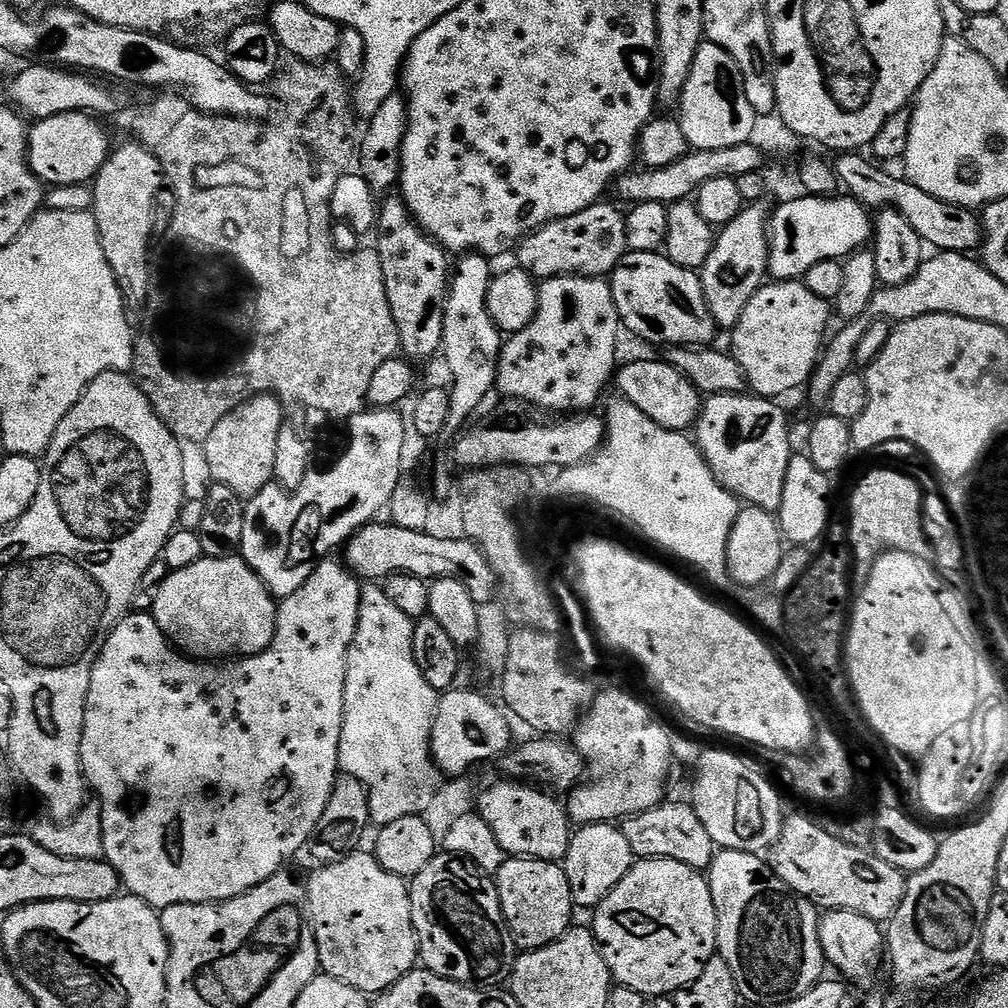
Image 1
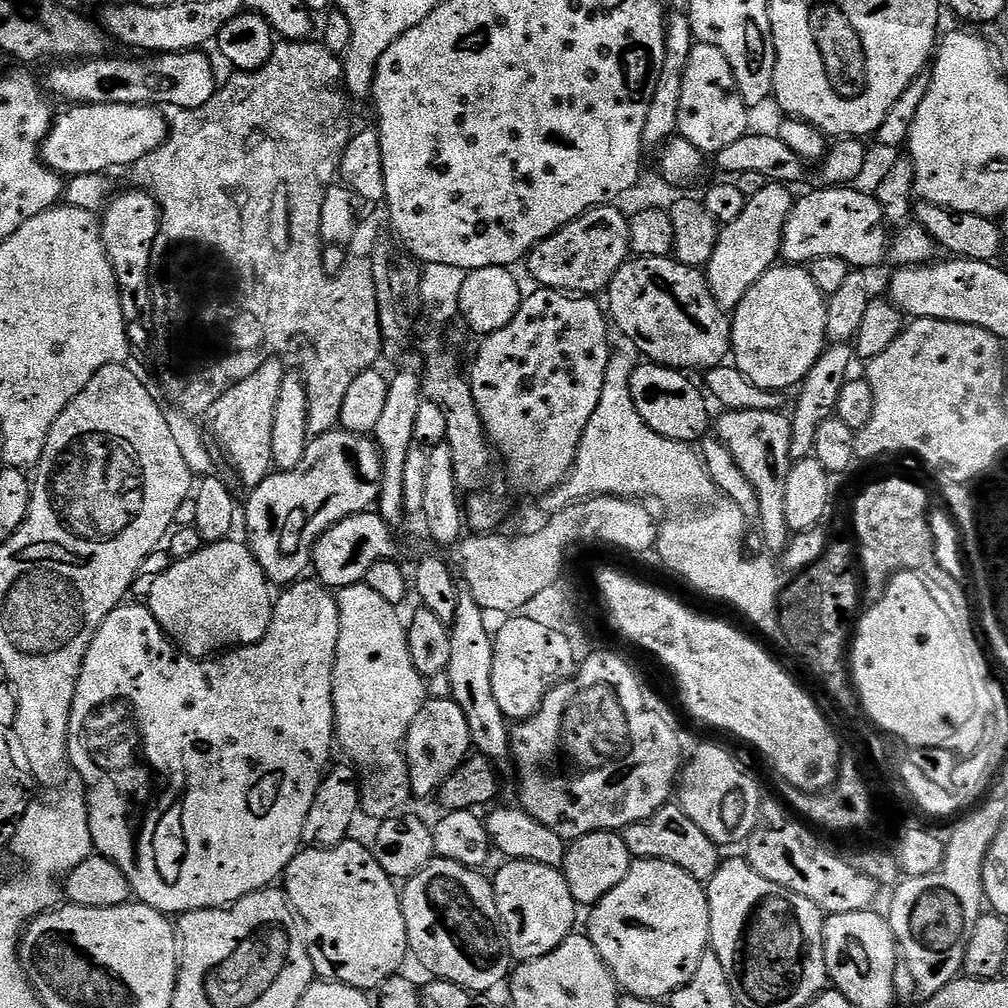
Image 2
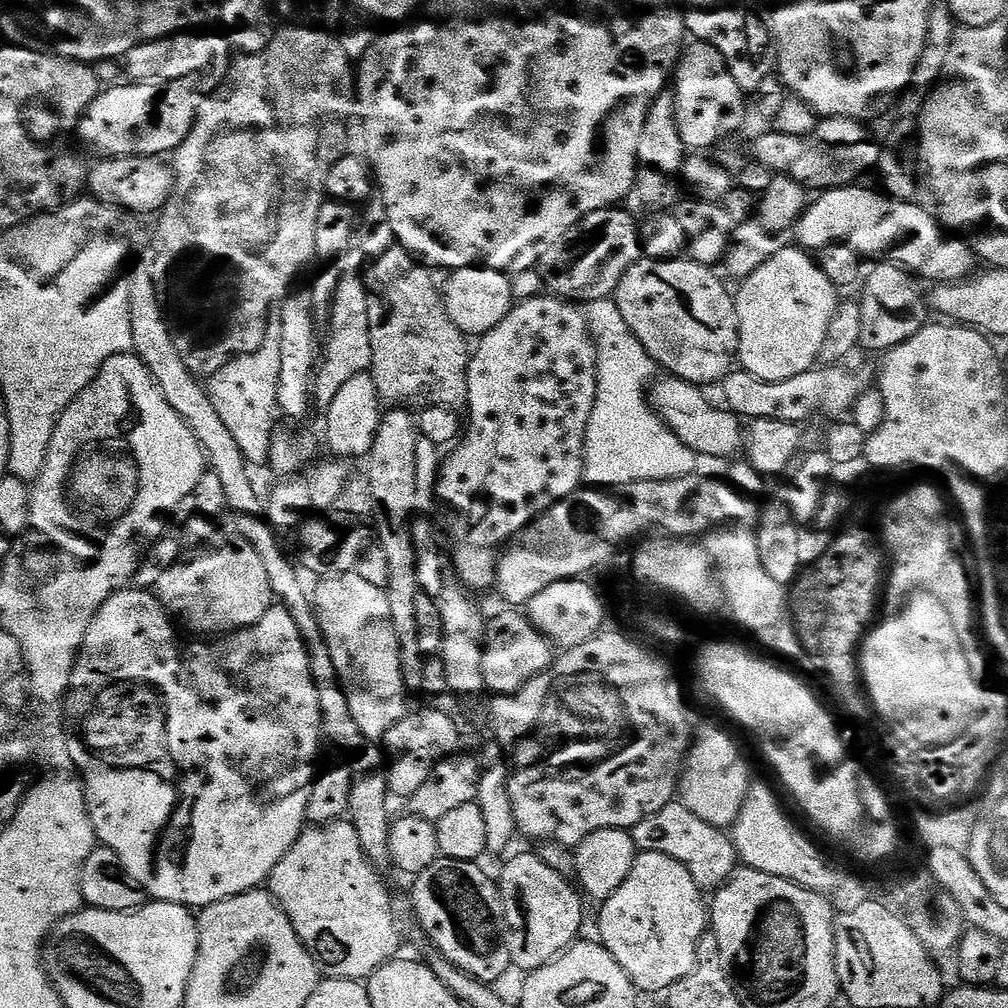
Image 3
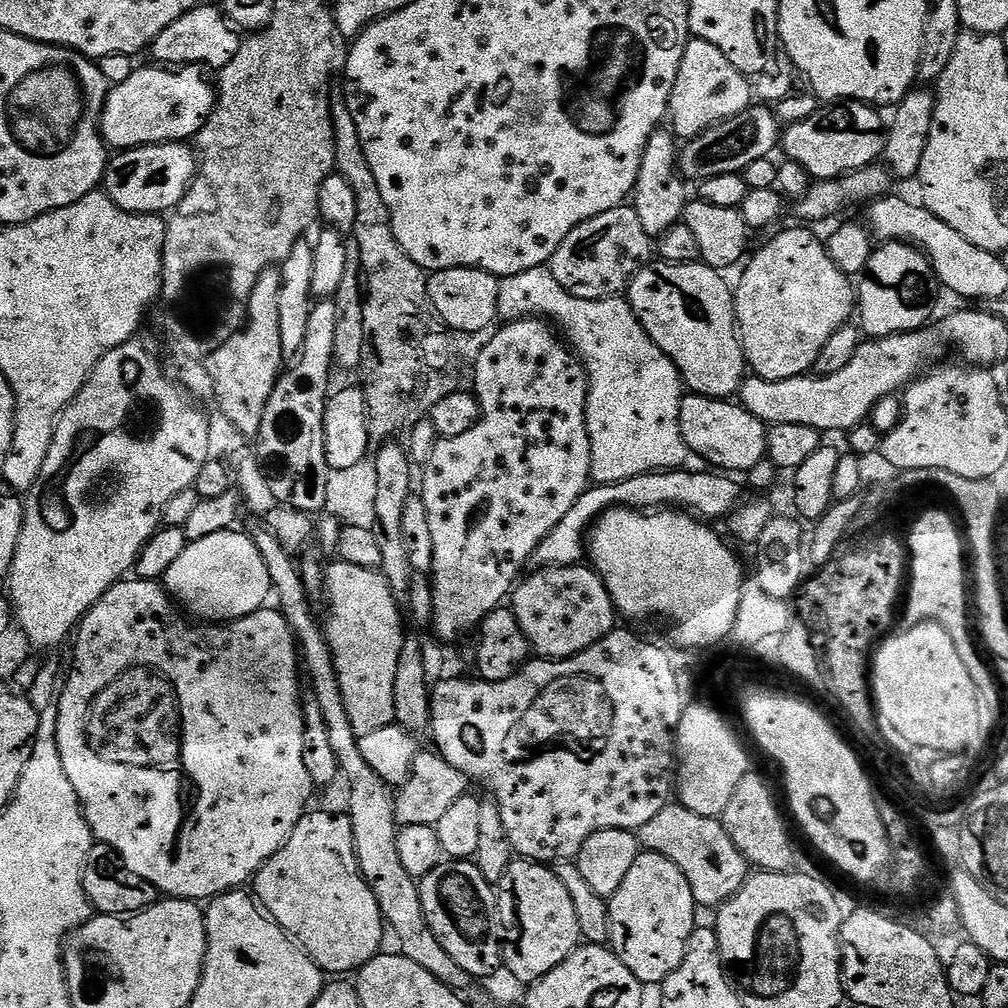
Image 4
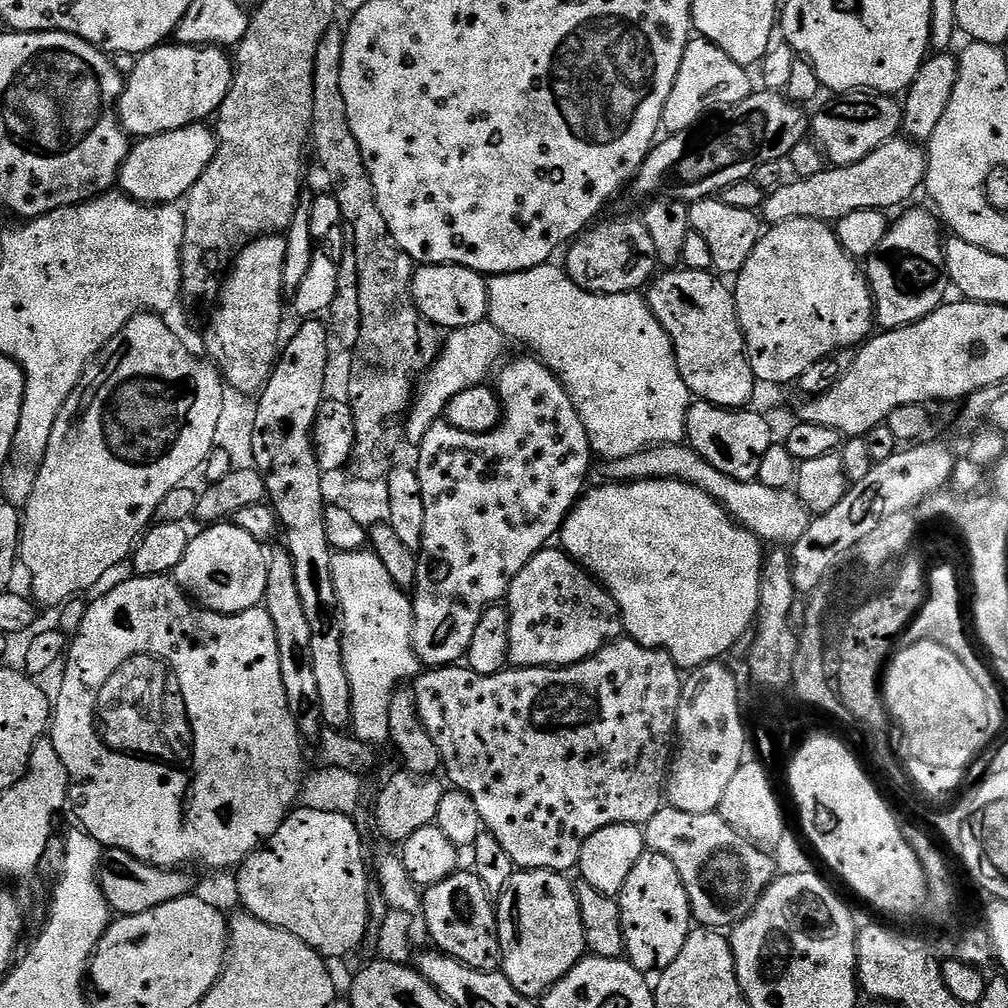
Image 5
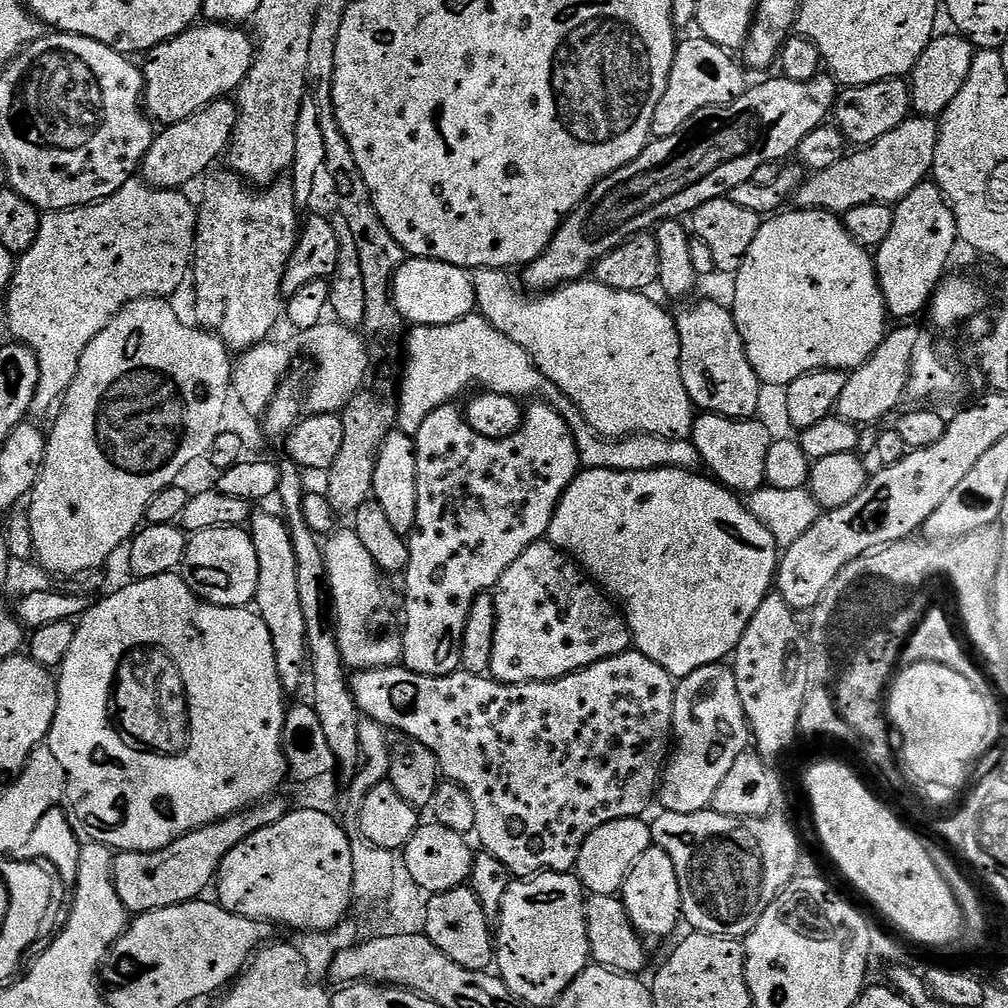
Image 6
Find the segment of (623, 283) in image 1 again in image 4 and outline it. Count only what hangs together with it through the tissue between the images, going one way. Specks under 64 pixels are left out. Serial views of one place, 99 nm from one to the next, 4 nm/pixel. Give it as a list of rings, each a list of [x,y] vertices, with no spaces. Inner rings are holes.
[[[649,262],[628,285],[626,299],[641,326],[650,338],[674,362],[680,371],[680,379],[689,393],[726,400],[739,393],[746,379],[744,348],[736,326],[736,302],[733,289],[723,280],[721,273],[703,262],[694,264],[665,264]]]

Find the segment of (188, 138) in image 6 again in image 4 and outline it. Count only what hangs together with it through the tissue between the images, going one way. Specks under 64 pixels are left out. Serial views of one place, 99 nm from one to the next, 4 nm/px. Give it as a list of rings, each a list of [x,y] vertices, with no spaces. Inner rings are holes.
[[[179,141],[148,144],[113,155],[109,159],[102,186],[108,197],[128,213],[161,215],[173,211],[184,200],[197,172],[198,158],[189,145]]]

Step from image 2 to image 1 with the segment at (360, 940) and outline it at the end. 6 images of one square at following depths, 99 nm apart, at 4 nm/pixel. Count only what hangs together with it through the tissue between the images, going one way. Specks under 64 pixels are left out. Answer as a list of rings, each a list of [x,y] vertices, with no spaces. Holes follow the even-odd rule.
[[[349,851],[340,857],[333,864],[320,864],[317,872],[309,878],[308,884],[306,880],[306,923],[312,930],[312,936],[316,939],[316,953],[320,959],[320,972],[323,975],[334,978],[338,982],[346,982],[346,986],[354,986],[354,990],[365,994],[379,994],[384,992],[390,986],[394,986],[394,982],[398,982],[406,973],[411,972],[418,964],[418,953],[416,950],[416,938],[412,931],[412,919],[410,918],[410,902],[408,901],[409,885],[405,883],[399,876],[395,876],[393,872],[388,872],[383,868],[375,855],[371,851],[356,852]]]

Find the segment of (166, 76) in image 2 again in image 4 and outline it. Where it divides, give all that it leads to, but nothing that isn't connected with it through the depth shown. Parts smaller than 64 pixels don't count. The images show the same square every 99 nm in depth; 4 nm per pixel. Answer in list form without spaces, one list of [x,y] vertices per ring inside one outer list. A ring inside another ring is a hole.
[[[205,2],[182,14],[182,18],[170,22],[170,26],[166,26],[166,30],[154,38],[150,53],[156,59],[153,61],[160,66],[203,66],[208,70],[219,70],[226,67],[234,54],[238,54],[241,39],[241,33],[223,11],[217,5],[215,8],[212,2]]]

